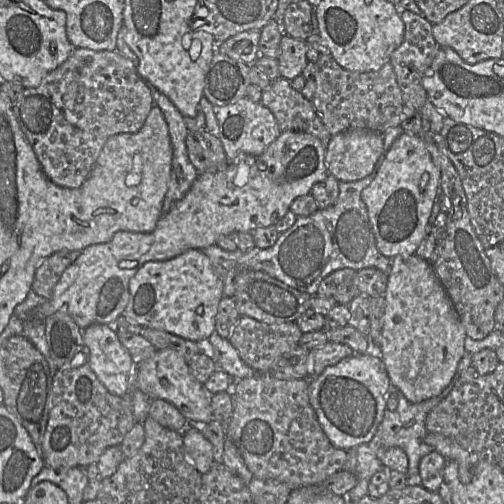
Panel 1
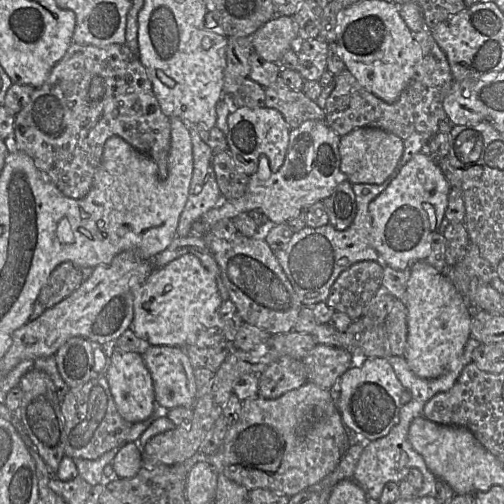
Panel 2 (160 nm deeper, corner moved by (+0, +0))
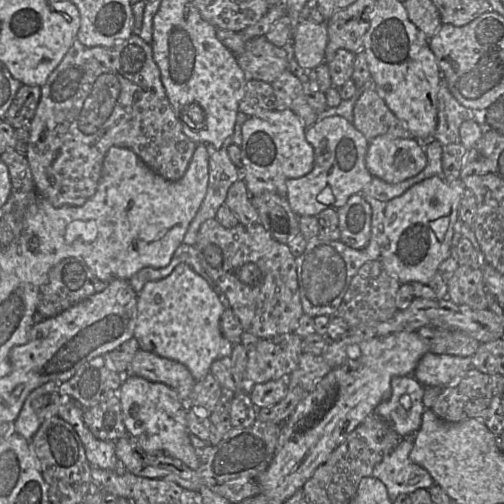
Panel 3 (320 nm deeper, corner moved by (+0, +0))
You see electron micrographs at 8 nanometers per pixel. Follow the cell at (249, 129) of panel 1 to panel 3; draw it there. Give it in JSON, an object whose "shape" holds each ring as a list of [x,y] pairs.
{"shape":[[[290,109],[274,110],[249,116],[242,126],[243,171],[242,178],[251,195],[273,192],[286,198],[288,179],[308,174],[314,167],[314,148],[306,139],[307,127]]]}

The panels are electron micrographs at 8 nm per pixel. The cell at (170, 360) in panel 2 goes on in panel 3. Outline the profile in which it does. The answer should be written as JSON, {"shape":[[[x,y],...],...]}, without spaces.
{"shape":[[[142,349],[135,354],[126,374],[136,375],[151,382],[164,383],[175,390],[179,398],[187,404],[196,382],[182,363]]]}

